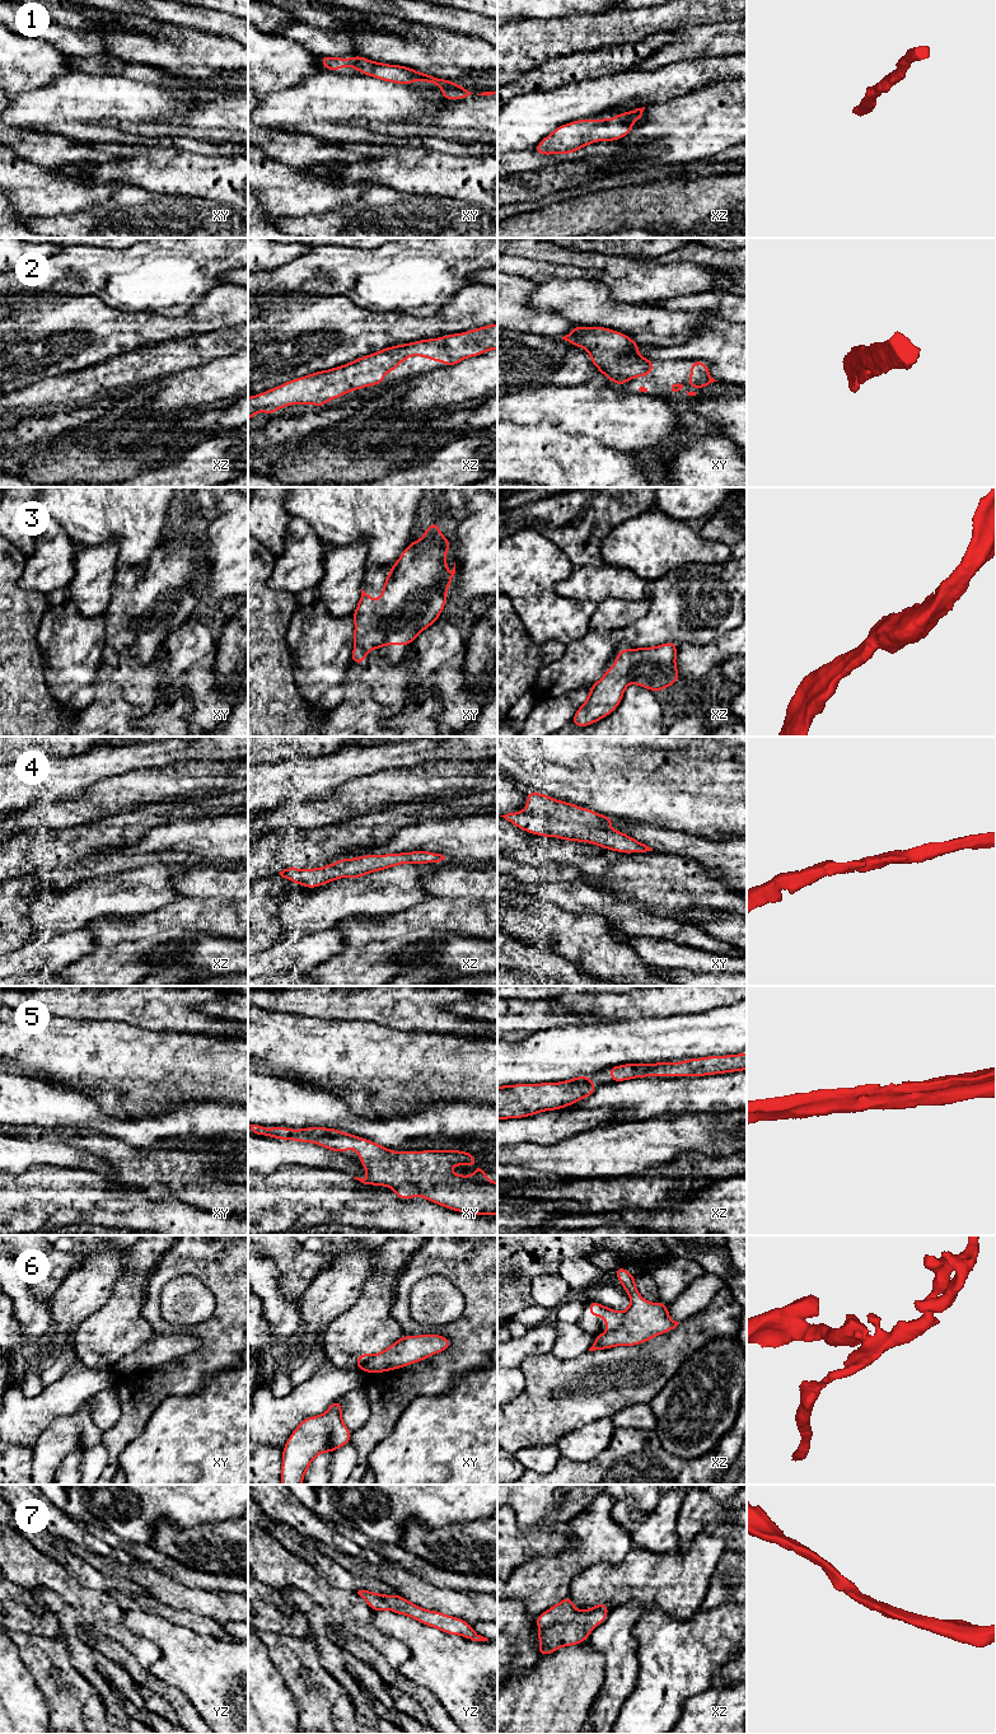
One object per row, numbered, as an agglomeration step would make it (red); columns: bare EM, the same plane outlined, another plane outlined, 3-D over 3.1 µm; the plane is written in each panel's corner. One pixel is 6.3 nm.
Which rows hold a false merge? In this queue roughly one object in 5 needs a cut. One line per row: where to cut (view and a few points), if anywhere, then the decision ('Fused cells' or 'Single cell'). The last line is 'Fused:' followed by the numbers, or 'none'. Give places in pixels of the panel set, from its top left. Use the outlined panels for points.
1: No split. Single cell
2: No split. Single cell
3: No split. Single cell
4: No split. Single cell
5: No split. Single cell
6: Split along xz (626, 1312), (625, 1319), (608, 1331). Fused cells
7: No split. Single cell
Fused: 6

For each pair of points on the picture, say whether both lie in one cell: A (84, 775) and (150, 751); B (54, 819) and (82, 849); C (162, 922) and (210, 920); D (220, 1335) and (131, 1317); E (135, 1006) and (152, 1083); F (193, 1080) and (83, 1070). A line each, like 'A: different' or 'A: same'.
A: same
B: different
C: same
D: different
E: different
F: same

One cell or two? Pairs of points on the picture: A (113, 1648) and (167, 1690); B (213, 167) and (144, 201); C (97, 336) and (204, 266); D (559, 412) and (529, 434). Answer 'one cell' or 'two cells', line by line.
A: one cell
B: two cells
C: two cells
D: two cells

